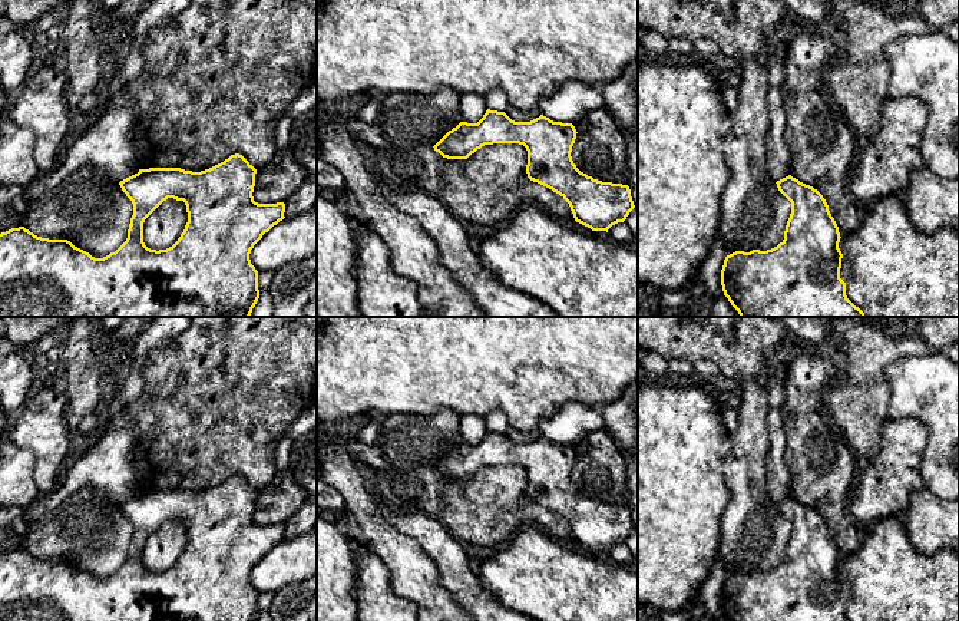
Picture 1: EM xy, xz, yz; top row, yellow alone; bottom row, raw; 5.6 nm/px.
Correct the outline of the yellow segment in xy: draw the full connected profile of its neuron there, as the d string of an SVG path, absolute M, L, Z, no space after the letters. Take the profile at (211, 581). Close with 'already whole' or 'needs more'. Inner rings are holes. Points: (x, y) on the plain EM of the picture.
M239 475L201 493L181 489L139 490L119 503L133 525L128 559L103 579L92 578L67 561L37 558L24 548L1 554L0 621L258 621L258 592L251 585L249 575L262 556L285 539L285 525L255 523L255 495L257 490ZM168 519L185 523L188 544L172 568L151 571L143 564L143 544Z; already whole

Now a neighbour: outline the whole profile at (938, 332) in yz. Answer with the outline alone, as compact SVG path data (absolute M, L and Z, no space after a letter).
M900 317L887 327L897 338L919 336L936 350L959 341L959 317Z

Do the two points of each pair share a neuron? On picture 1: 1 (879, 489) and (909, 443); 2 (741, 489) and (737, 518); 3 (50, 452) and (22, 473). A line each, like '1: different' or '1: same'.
1: same
2: same
3: different

